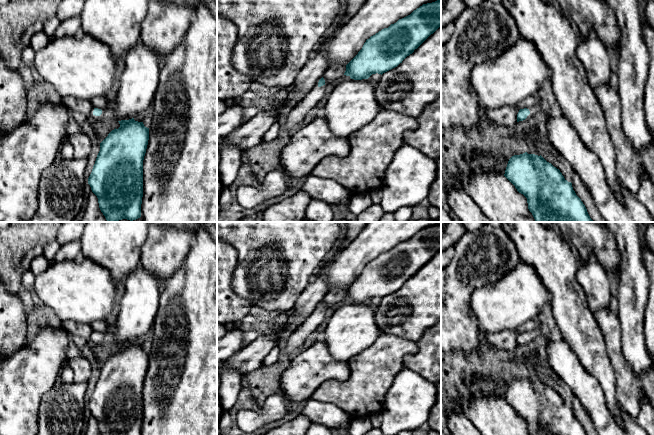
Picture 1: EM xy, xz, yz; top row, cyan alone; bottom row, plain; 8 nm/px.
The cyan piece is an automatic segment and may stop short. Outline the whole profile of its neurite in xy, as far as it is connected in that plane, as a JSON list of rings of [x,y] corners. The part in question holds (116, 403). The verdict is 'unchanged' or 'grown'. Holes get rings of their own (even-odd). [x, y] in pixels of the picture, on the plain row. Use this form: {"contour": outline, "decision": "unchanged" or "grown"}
{"contour": [[[134,342],[118,346],[120,351],[112,354],[100,367],[100,375],[88,408],[98,422],[101,435],[141,435],[143,384],[149,364],[149,352]]], "decision": "unchanged"}

